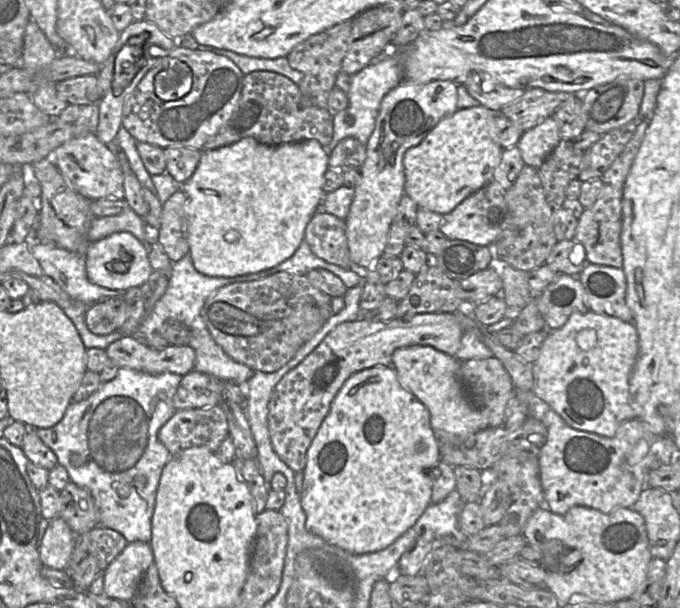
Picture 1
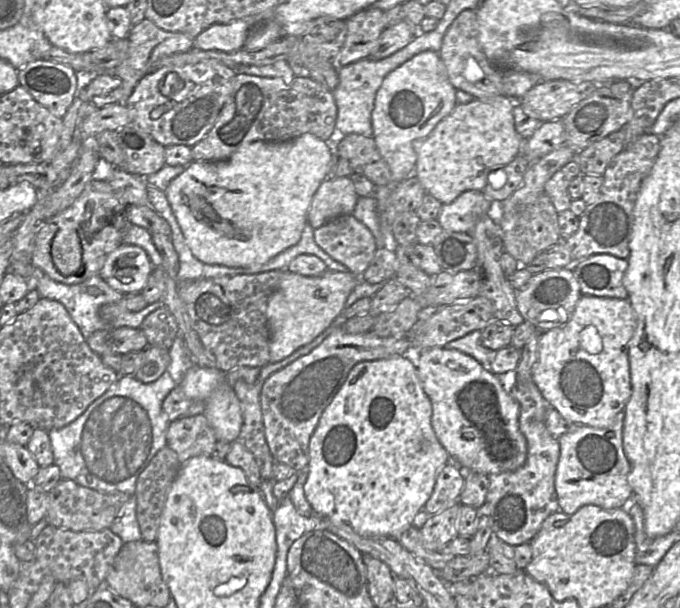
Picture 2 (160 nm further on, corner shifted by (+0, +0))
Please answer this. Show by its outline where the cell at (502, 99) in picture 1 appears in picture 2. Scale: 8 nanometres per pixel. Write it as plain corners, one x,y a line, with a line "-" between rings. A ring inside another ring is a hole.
464,10
446,31
439,57
443,61
448,78
457,90
484,99
502,95
501,69
493,65
478,42
478,22
475,10

